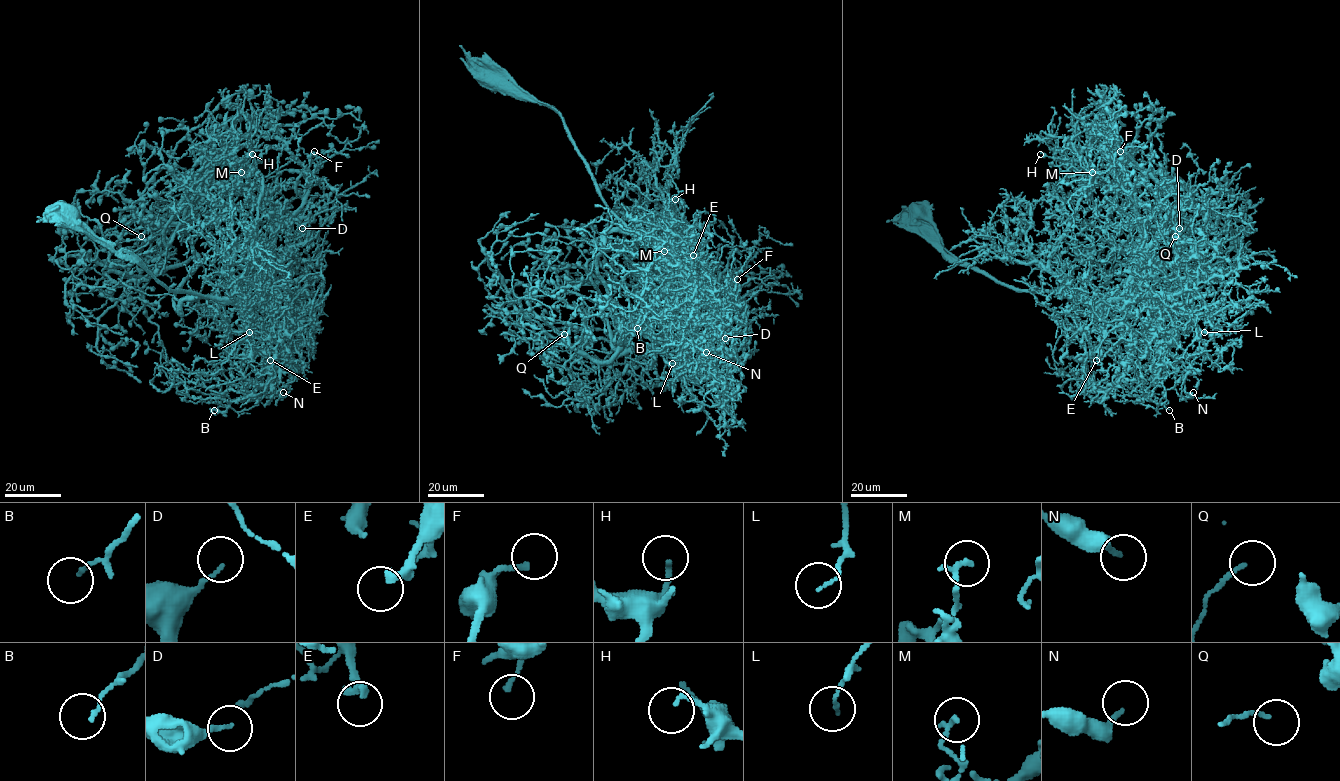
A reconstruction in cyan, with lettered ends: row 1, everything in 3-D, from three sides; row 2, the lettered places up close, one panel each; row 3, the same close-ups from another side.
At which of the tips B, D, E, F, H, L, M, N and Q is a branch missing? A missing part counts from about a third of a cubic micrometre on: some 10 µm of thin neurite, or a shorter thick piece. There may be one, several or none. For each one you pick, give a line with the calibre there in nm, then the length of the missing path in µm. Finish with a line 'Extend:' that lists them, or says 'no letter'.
Extend: no letter

